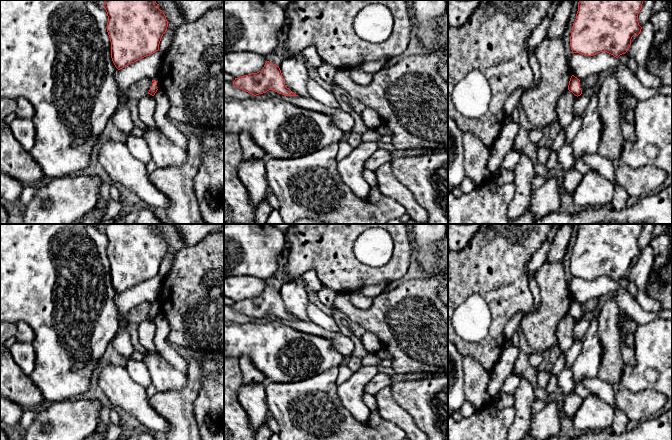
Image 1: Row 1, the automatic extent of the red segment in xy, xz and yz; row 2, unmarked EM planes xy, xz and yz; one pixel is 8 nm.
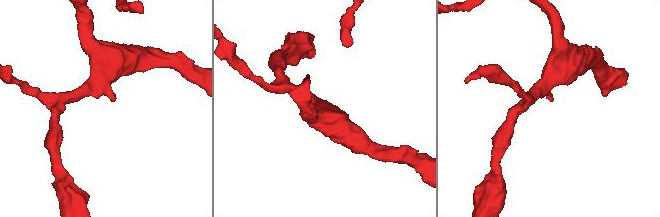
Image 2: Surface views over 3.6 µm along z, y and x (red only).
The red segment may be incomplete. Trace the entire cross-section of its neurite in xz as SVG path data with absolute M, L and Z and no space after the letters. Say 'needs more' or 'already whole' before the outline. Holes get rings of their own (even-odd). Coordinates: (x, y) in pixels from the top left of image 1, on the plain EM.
already whole; M266 285L261 295L235 302L233 309L254 320L269 314L285 320L298 320L286 311L279 290L269 285Z

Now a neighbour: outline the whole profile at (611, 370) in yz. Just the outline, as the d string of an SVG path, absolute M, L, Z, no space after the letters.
M615 296L605 301L598 311L598 337L602 347L602 364L597 377L612 385L621 383L623 373L618 325L620 312Z

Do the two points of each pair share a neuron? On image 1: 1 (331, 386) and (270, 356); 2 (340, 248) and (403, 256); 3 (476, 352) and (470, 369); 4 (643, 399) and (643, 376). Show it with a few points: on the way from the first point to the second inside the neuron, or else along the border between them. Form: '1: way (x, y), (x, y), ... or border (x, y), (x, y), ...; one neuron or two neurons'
1: border (334, 367), (310, 377), (289, 382); two neurons
2: way (354, 264), (363, 273), (387, 272); one neuron
3: border (463, 356), (474, 358), (488, 373); two neurons
4: border (621, 383), (634, 392), (657, 390), (661, 393); two neurons

